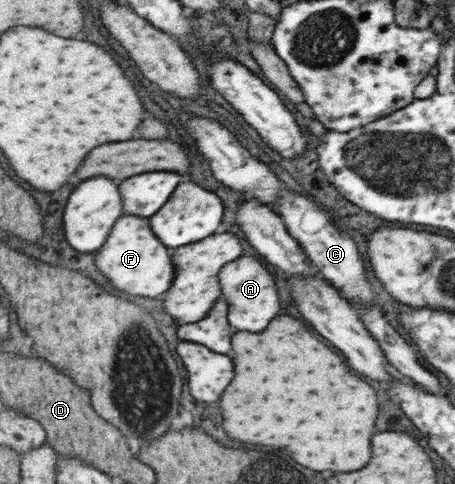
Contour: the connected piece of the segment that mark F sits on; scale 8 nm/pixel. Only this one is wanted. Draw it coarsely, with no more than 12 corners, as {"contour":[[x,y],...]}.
{"contour":[[125,216],[97,256],[119,290],[161,296],[177,280],[151,218]]}

